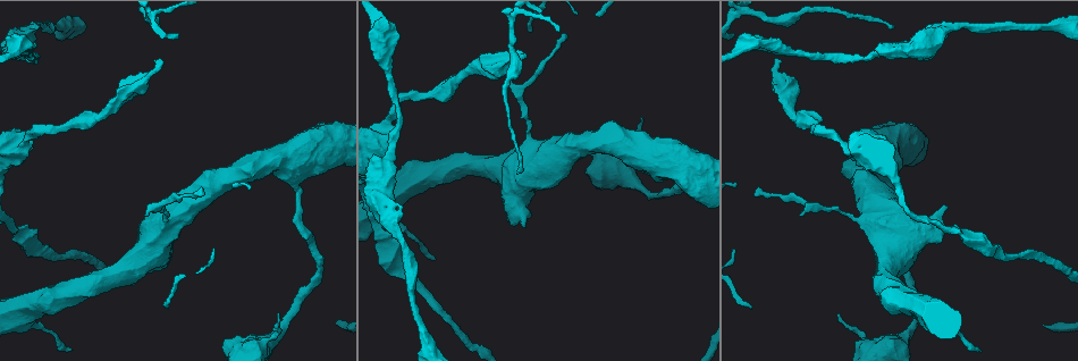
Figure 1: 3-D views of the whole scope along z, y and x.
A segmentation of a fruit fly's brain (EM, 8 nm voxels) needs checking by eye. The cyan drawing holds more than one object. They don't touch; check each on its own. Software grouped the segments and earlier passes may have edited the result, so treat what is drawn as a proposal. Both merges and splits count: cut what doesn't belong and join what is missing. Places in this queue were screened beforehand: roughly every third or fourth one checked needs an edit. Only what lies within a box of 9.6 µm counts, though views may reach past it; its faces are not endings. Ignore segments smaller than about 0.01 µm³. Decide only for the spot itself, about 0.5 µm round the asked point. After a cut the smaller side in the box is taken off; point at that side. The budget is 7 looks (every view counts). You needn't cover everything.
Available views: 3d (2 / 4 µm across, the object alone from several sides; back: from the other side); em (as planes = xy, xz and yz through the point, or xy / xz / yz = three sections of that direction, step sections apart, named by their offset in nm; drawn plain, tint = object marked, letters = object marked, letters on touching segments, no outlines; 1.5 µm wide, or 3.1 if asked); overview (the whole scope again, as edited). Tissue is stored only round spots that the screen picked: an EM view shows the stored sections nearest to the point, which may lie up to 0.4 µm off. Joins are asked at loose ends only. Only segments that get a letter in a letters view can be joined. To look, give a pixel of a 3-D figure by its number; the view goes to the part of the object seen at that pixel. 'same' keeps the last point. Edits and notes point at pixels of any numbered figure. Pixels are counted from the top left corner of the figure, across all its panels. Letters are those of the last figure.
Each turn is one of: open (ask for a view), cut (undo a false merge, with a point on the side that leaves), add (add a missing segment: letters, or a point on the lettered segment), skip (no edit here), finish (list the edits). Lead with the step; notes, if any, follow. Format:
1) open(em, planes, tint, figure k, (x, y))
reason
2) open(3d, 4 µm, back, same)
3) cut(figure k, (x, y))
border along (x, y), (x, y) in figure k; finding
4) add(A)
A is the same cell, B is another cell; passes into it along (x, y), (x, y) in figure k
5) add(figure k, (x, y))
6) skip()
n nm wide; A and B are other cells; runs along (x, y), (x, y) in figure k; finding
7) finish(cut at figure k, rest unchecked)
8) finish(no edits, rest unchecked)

open(em, yz, step 8, letters, figure 1, (862, 338))
sudden change in width

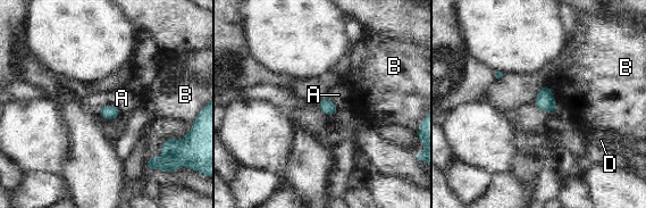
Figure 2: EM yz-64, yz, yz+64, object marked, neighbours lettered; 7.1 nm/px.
skip()
A, B and D are other cells; border along (99, 108), (114, 105), (123, 113) in figure 2; continuous, no second neuron

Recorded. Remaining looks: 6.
open(3d, 4 µm, figure 1, (836, 209))
thin neck

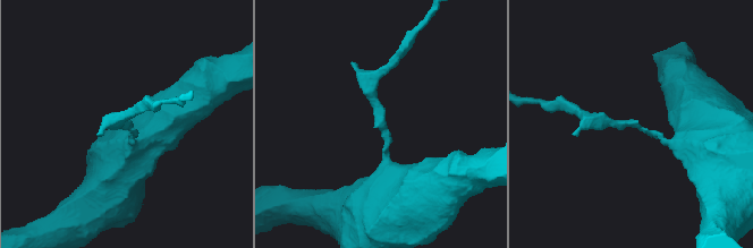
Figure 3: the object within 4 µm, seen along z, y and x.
open(em, xy, step 8, tint, figure 3, (635, 125))
arms of 220, 280 nm; shape alone is not enough

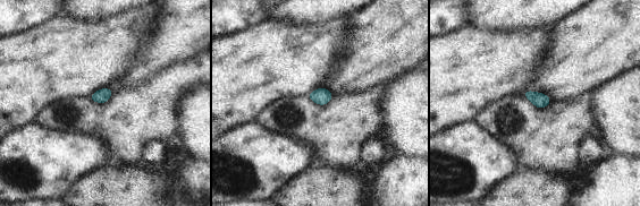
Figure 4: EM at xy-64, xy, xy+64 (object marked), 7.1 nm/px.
open(em, planes, letters, same)
cut it another way

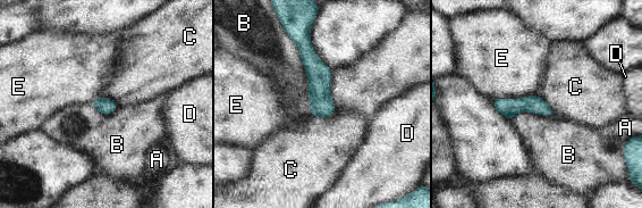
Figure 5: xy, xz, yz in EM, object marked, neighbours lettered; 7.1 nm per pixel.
skip()
A, B, C, D and E are other cells; border along (288, 36), (305, 71), (311, 115) in figure 5; continuous, no second neuron

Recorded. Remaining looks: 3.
open(em, xy, step 4, letters, figure 1, (523, 55))
long arm stops here

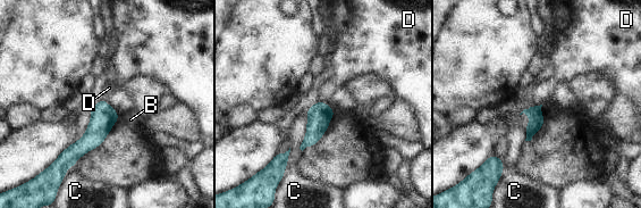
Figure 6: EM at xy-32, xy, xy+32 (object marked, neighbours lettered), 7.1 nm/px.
skip()
B, C and D are other cells; no lettered segment goes on from it

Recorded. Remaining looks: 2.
finish(no edits, rest unchecked)

